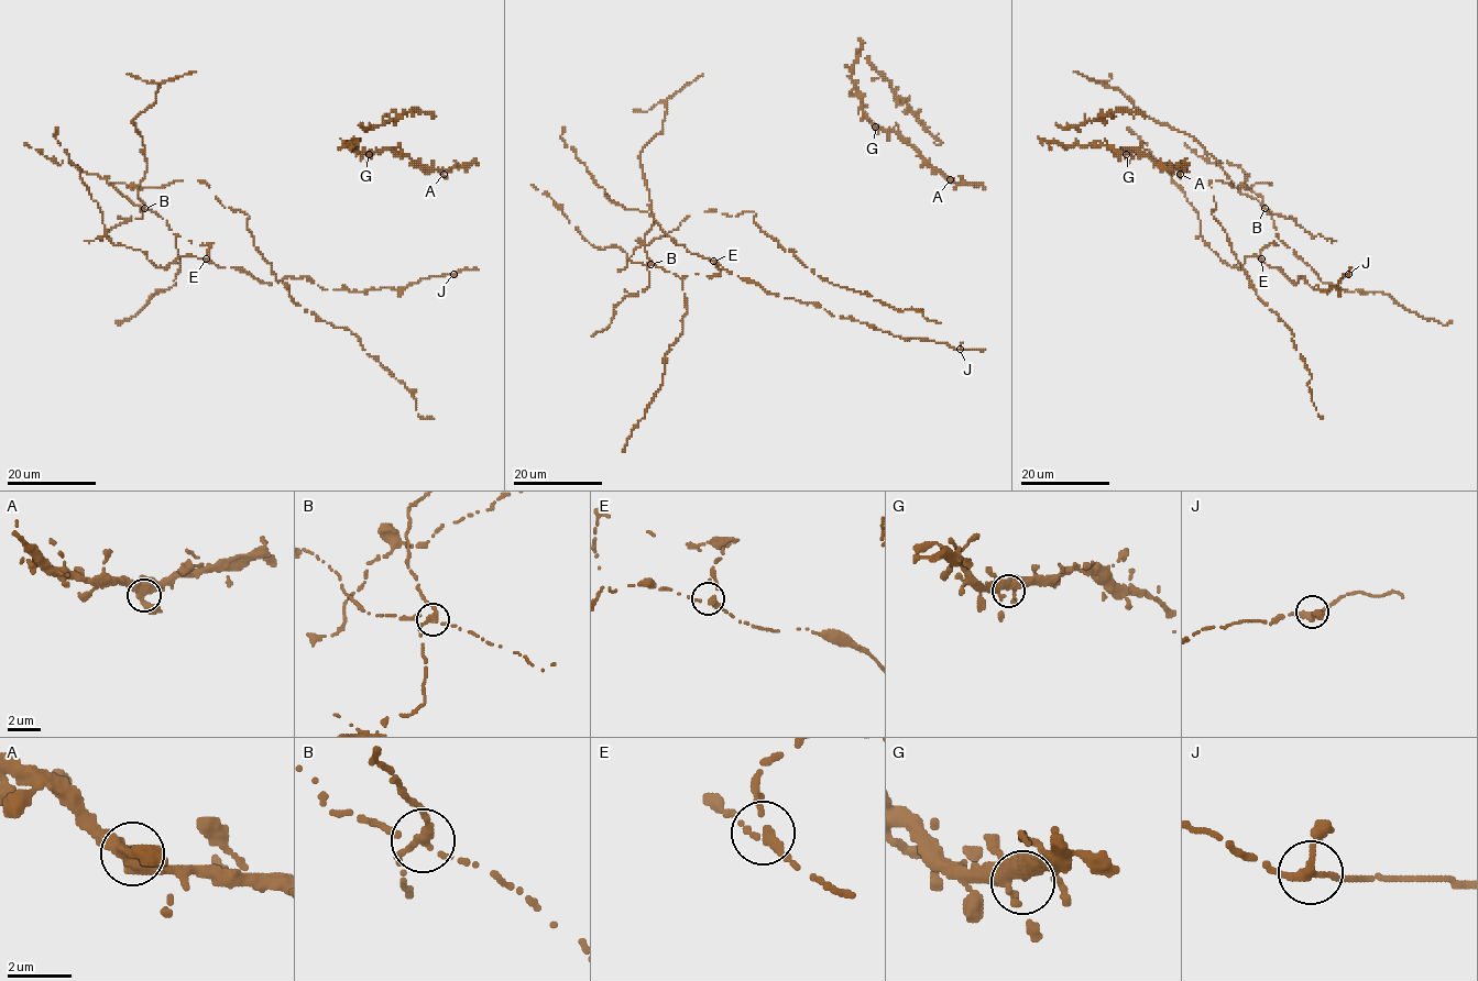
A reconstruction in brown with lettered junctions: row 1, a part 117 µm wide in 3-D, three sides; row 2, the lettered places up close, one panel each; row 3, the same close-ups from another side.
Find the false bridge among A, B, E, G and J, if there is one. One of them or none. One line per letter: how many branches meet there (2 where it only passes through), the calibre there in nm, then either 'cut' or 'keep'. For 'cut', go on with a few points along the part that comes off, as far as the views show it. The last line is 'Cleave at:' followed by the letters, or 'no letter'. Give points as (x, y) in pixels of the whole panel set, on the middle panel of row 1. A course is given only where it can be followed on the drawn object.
A: 4 | 400 nm | keep
B: 4 | 240 nm | cut | (650, 264), (644, 250), (644, 235), (654, 222), (639, 154), (661, 132), (666, 101), (703, 73)
E: 3 | 240 nm | keep
G: 4 | 360 nm | keep
J: 3 | 240 nm | keep
Cleave at: B

